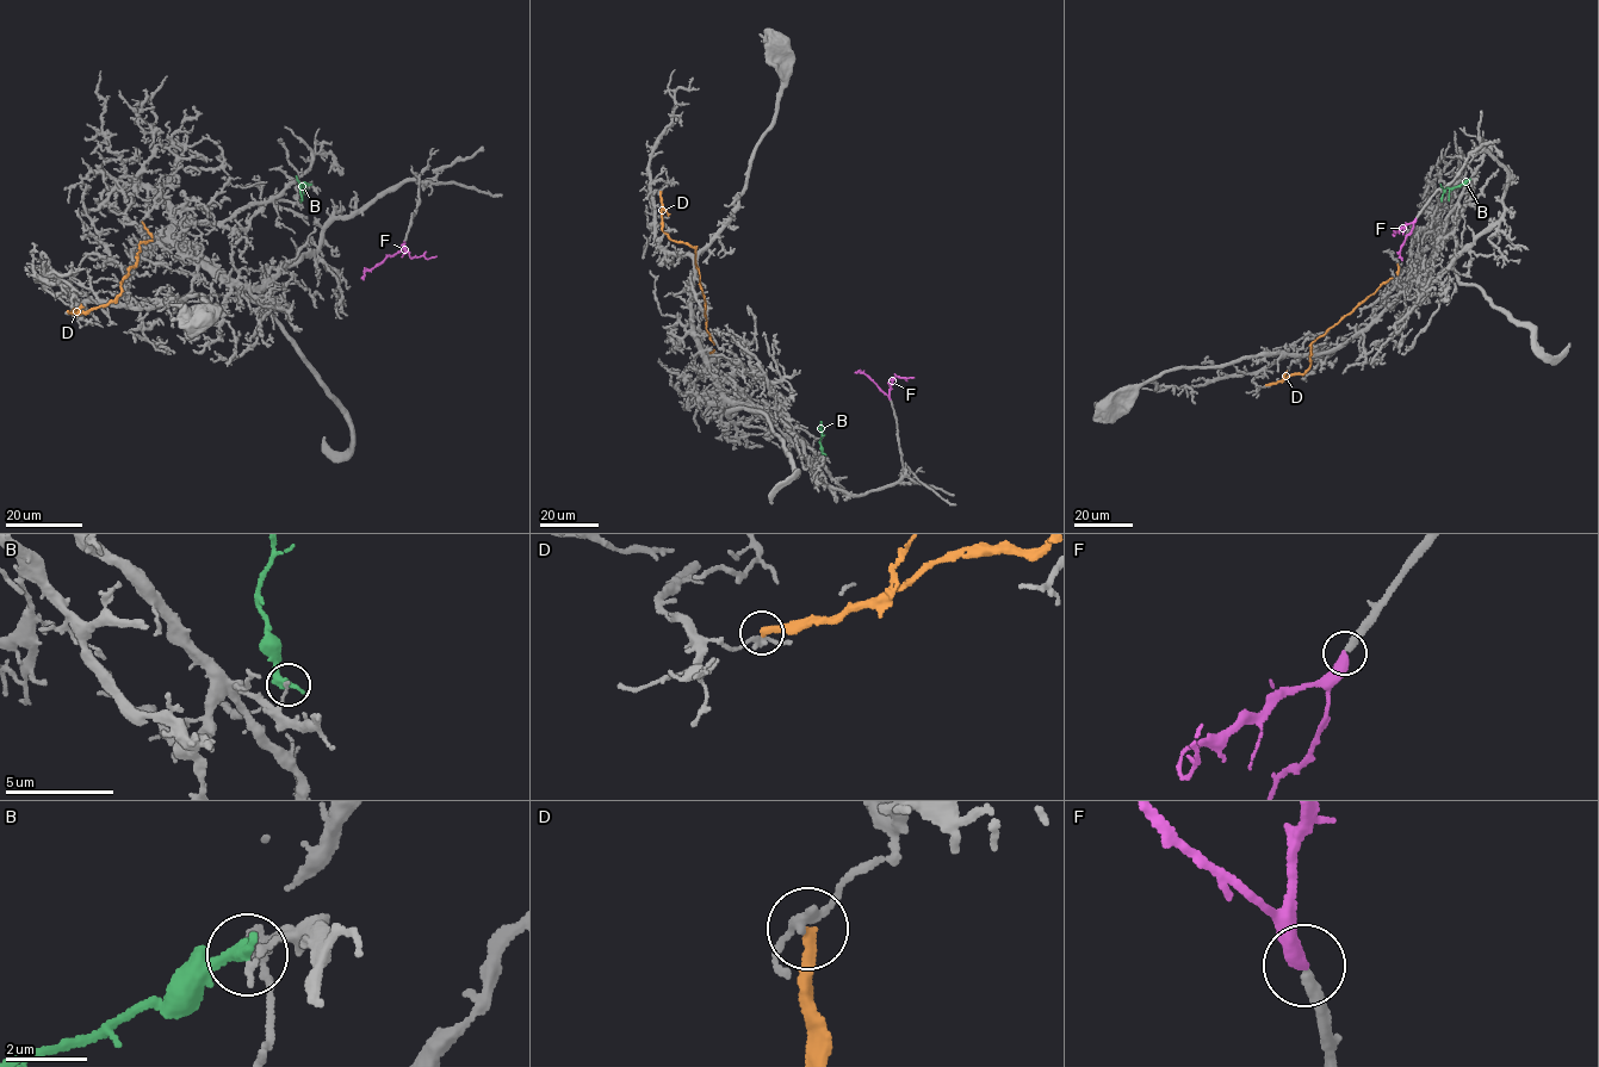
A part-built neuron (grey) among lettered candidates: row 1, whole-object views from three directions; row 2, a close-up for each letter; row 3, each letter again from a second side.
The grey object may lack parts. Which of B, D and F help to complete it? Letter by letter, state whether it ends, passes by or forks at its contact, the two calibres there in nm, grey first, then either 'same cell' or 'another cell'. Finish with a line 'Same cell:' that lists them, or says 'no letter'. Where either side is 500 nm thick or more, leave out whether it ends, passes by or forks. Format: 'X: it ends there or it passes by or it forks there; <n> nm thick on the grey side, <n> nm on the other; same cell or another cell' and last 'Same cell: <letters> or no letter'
B: it ends there; 140 nm thick on the grey side, 400 nm on the other; another cell
D: it ends there; 240 nm thick on the grey side, 280 nm on the other; another cell
F: it ends there; 300 nm thick on the grey side, 400 nm on the other; same cell
Same cell: F

